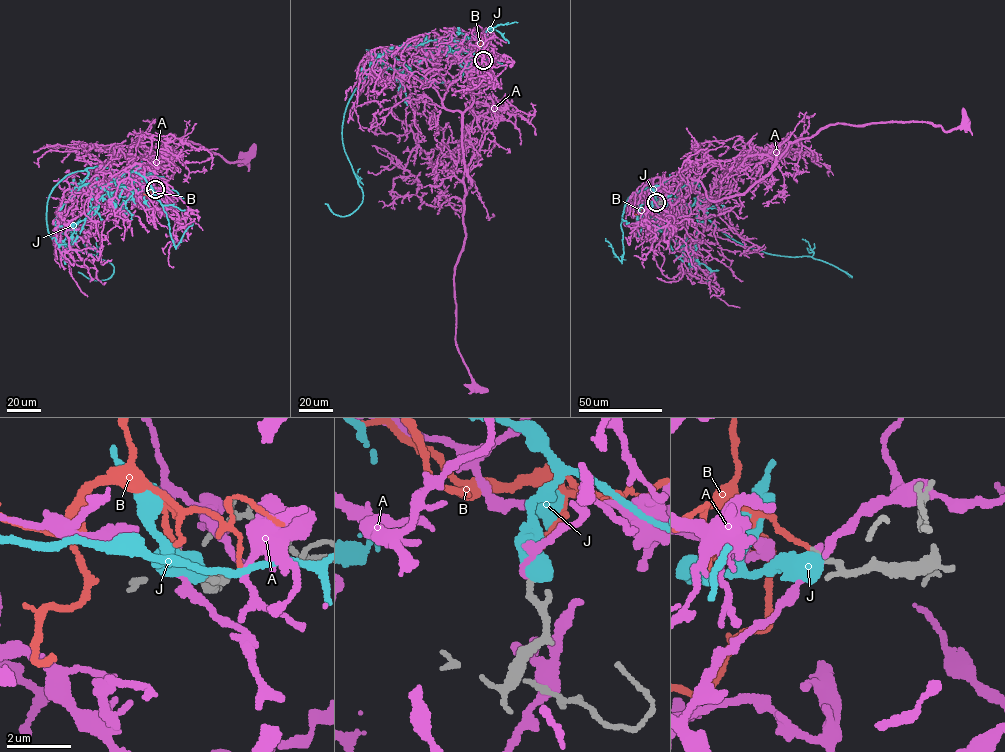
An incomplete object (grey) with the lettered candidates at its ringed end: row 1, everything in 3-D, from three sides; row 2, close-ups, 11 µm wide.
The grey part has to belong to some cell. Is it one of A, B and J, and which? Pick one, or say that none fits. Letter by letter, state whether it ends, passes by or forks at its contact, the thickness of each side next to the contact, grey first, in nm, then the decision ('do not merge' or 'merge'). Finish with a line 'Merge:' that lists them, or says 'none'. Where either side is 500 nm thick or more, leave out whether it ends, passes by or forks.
A: it ends | 240/280 nm | do not merge
B: it ends | 200/140 nm | merge
J: 240/750 nm | do not merge
Merge: B

